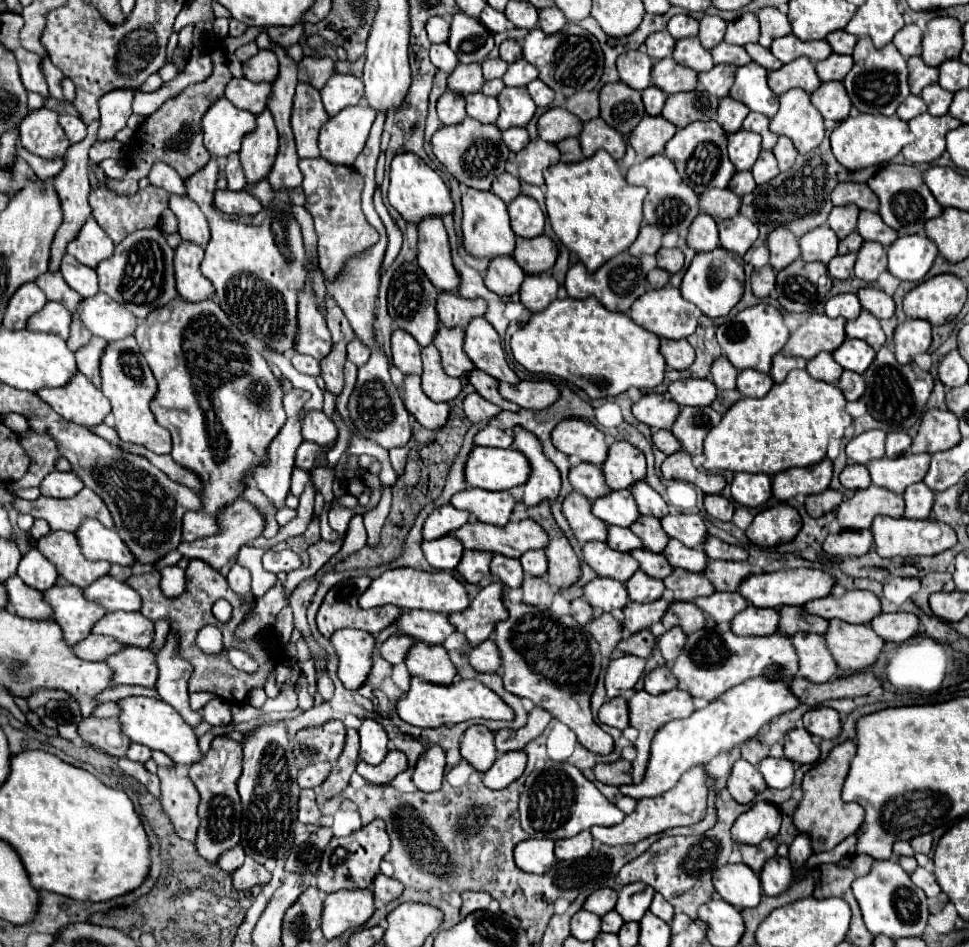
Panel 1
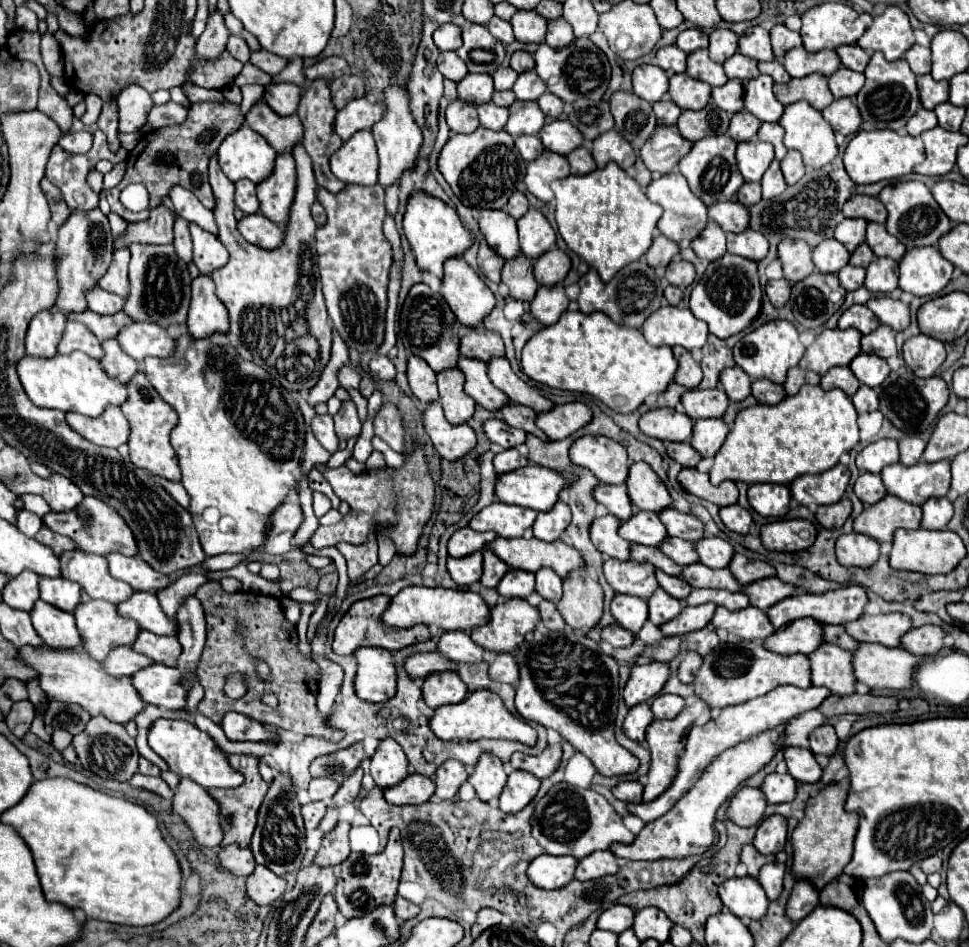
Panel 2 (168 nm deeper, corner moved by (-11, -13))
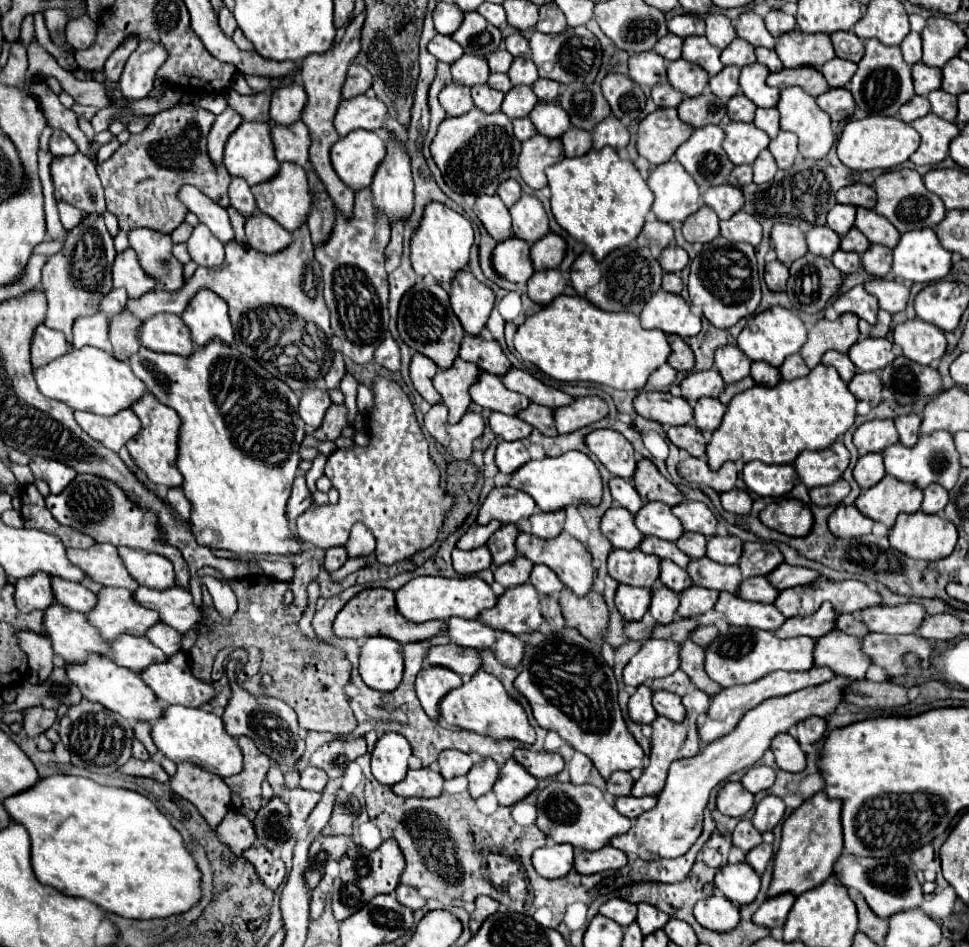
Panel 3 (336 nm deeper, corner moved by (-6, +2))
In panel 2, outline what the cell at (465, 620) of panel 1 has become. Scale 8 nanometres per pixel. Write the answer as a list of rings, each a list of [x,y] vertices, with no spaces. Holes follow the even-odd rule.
[[[506,599],[502,605],[492,607],[490,621],[474,627],[470,637],[486,651],[506,653],[514,651],[528,631],[534,631],[538,609],[524,599]]]

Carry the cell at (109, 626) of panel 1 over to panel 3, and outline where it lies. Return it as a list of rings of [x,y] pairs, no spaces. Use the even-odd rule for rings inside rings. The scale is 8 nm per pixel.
[[[159,622],[145,634],[157,648],[161,648],[167,656],[173,656],[181,650],[181,634],[175,632],[175,628]]]

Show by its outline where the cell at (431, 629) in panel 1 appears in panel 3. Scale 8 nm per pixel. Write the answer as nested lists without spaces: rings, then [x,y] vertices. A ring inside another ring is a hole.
[[[449,620],[447,624],[447,636],[451,638],[451,642],[465,648],[485,650],[497,640],[497,632],[479,620]]]

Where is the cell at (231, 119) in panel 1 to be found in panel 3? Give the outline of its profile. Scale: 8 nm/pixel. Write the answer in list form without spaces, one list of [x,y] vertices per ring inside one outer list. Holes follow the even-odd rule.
[[[243,122],[227,140],[225,144],[225,158],[223,164],[231,176],[239,176],[247,180],[249,186],[261,184],[271,180],[279,172],[279,162],[275,158],[273,140],[271,140],[271,128],[269,124],[261,122]]]

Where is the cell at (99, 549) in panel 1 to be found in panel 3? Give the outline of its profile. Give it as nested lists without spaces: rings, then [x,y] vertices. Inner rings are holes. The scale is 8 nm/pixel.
[[[119,548],[119,556],[141,586],[155,590],[167,590],[175,586],[173,564],[165,556],[133,548]]]

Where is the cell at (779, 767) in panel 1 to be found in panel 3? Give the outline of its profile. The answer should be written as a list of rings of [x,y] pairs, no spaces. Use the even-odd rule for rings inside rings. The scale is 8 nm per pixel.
[[[753,766],[747,770],[747,774],[741,778],[741,784],[751,794],[757,794],[761,790],[769,790],[775,782],[775,770],[769,766]]]

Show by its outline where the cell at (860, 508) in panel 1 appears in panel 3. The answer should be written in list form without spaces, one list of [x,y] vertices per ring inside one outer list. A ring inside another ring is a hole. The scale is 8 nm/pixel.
[[[885,476],[879,484],[865,490],[855,500],[855,506],[861,514],[869,516],[875,522],[883,522],[887,528],[891,528],[895,524],[897,514],[915,512],[921,508],[921,502],[921,488],[917,488],[915,484],[895,480],[893,476]]]

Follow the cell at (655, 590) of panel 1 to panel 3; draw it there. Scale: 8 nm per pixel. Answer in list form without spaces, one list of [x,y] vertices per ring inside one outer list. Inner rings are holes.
[[[661,586],[657,590],[653,590],[653,598],[651,598],[651,616],[659,622],[659,624],[669,624],[675,618],[675,612],[679,608],[679,596],[675,592],[671,592],[669,588]]]

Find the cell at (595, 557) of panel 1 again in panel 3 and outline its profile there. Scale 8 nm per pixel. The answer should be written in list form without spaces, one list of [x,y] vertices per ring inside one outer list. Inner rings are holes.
[[[613,550],[607,568],[609,574],[619,582],[619,584],[629,584],[629,586],[647,586],[651,588],[655,580],[659,578],[659,558],[643,554],[641,550]]]

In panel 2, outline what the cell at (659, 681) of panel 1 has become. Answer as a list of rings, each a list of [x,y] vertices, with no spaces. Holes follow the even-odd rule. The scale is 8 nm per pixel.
[[[658,695],[652,701],[652,713],[656,719],[672,719],[684,709],[684,699],[680,695]]]

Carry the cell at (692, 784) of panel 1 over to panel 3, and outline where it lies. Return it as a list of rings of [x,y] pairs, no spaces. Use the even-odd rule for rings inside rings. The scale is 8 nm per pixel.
[[[835,676],[825,684],[765,700],[755,710],[749,710],[733,732],[711,742],[705,750],[699,752],[699,756],[693,756],[691,760],[673,762],[669,768],[667,784],[657,796],[655,808],[635,818],[631,830],[625,832],[623,836],[615,836],[615,840],[611,840],[611,846],[623,850],[625,854],[635,854],[641,860],[683,856],[701,834],[703,810],[707,806],[711,790],[717,784],[725,782],[731,774],[755,766],[757,760],[765,754],[765,750],[769,750],[769,744],[777,734],[787,732],[791,726],[805,720],[807,716],[819,716],[819,718],[831,716],[837,710],[837,706],[843,702],[843,694],[849,688],[849,684],[851,684],[849,678]]]

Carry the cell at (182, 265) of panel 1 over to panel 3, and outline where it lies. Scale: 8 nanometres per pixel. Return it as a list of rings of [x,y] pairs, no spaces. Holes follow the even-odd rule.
[[[199,292],[181,318],[191,328],[197,346],[205,346],[213,338],[219,338],[227,346],[233,344],[233,328],[229,322],[227,304],[223,304],[223,298],[215,296],[213,292]]]

